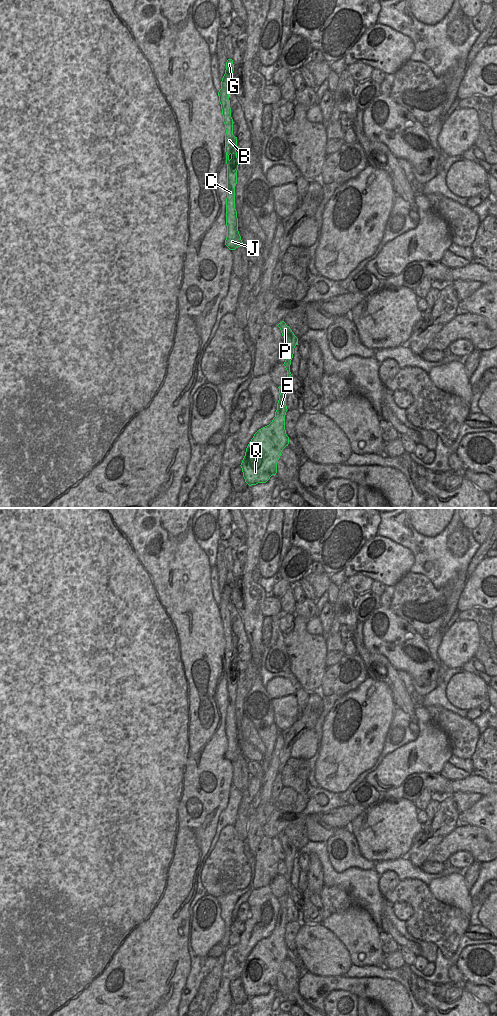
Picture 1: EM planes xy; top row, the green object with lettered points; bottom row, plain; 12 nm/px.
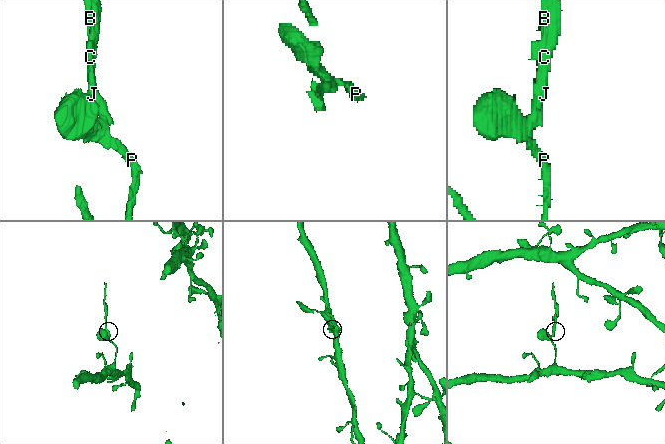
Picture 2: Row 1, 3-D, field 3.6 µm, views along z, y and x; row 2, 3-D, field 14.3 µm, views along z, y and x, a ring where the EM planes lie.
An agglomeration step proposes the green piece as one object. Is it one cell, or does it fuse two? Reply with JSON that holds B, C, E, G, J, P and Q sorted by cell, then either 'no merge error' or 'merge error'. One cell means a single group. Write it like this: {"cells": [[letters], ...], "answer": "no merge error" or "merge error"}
{"cells": [["B", "C", "G", "J", "P"], ["E", "Q"]], "answer": "merge error"}

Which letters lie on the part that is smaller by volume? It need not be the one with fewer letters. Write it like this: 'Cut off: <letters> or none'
Cut off: B, C, G, J, P

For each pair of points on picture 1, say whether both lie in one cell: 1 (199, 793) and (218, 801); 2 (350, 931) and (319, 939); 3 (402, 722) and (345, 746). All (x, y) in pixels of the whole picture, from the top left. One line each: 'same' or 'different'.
1: same
2: different
3: different

